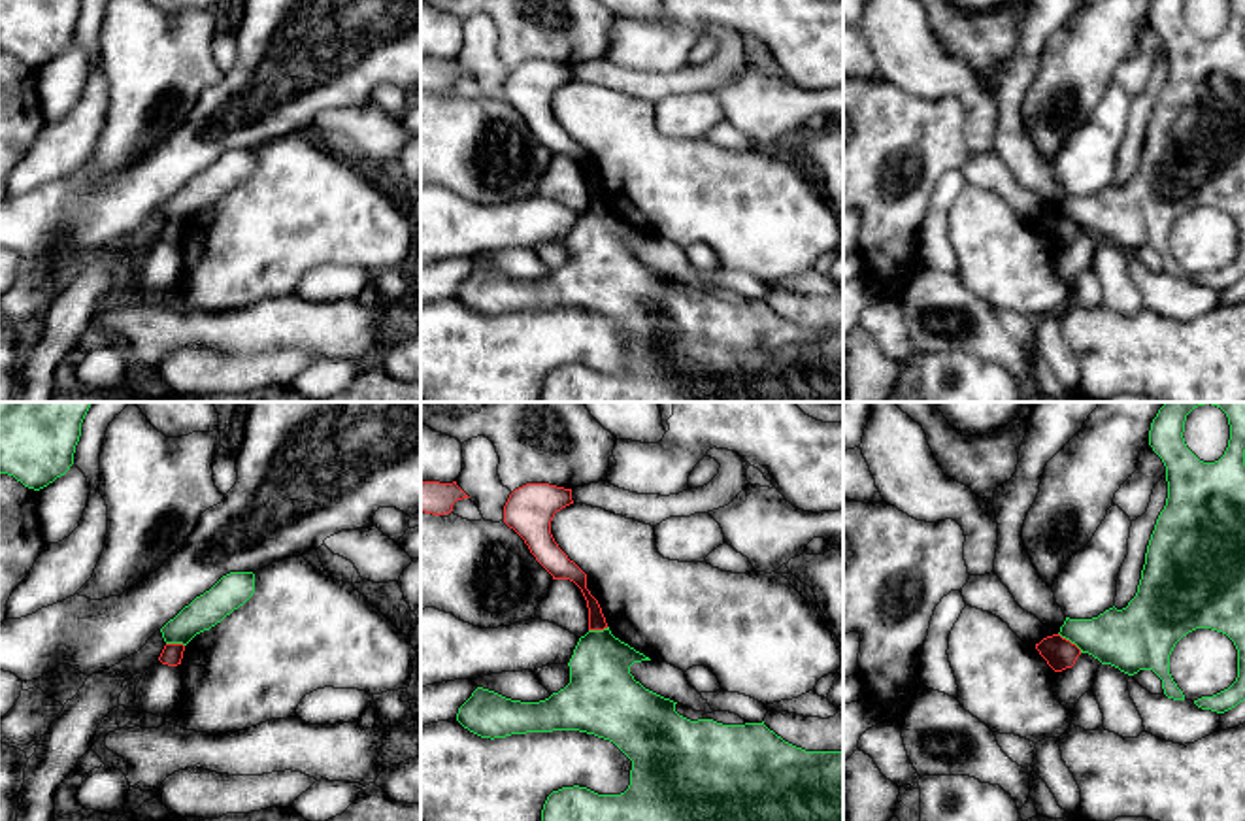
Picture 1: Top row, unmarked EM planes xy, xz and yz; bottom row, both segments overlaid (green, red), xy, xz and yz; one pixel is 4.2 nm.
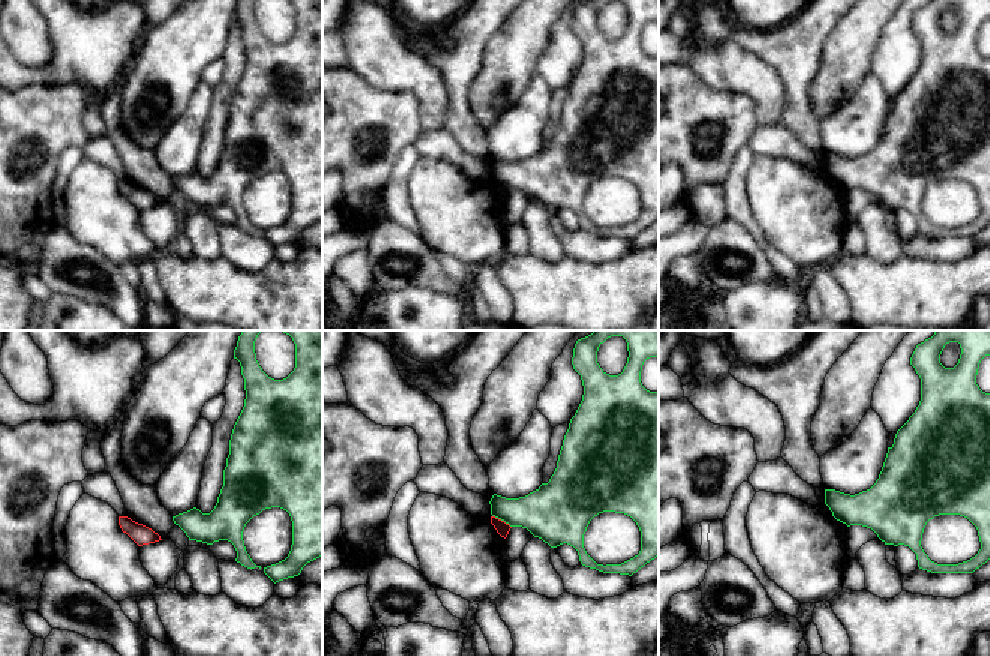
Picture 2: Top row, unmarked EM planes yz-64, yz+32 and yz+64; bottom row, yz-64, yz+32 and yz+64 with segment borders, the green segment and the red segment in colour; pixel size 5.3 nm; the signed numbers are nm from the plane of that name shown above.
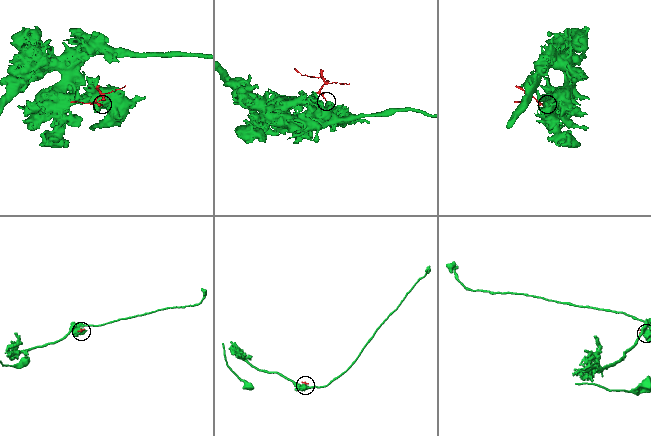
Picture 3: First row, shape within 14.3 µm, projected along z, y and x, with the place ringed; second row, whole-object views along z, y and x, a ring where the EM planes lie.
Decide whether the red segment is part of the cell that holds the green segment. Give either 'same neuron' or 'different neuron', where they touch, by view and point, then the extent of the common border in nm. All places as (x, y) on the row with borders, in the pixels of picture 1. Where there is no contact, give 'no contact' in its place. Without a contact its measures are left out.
different neuron | yz (1070, 640) | 130 nm

